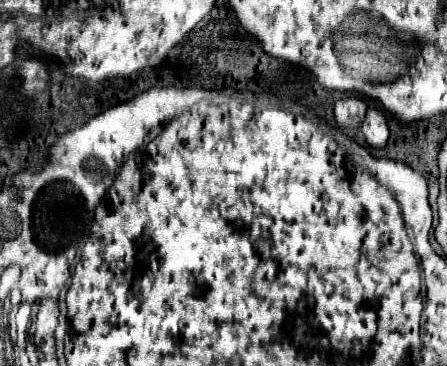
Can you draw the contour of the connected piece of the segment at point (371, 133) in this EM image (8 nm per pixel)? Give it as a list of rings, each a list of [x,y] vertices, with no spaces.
[[[368,109],[366,119],[362,123],[362,133],[370,147],[374,147],[374,149],[386,147],[390,133],[388,133],[386,117],[384,117],[384,113],[380,113],[380,109]]]

